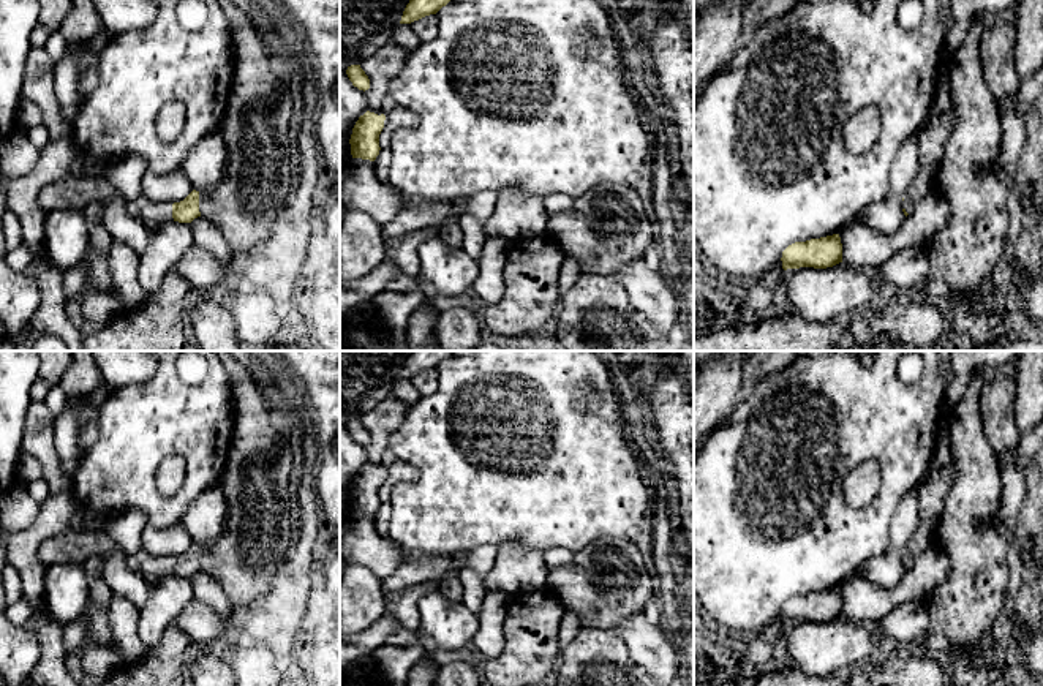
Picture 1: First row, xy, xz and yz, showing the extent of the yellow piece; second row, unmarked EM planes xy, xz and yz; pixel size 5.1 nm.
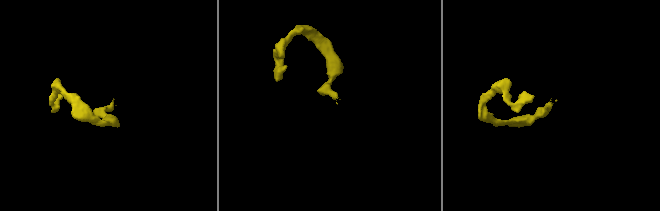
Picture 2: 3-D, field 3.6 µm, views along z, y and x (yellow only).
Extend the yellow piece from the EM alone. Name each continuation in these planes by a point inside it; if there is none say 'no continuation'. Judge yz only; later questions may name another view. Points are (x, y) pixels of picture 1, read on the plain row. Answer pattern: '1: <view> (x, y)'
1: yz (923, 538)

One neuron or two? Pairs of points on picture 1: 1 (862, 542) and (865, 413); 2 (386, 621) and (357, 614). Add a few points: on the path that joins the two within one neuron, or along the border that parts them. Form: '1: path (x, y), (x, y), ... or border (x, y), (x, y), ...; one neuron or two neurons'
1: path (881, 511), (893, 490), (893, 444); one neuron
2: border (383, 614), (356, 636); two neurons

